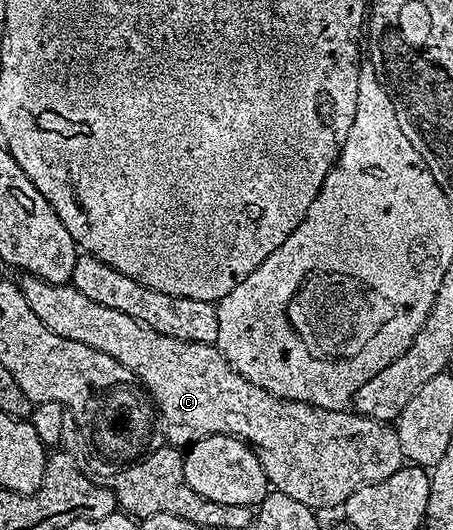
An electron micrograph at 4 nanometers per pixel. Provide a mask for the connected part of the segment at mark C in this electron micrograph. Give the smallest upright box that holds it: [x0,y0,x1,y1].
[18,275,406,511]

